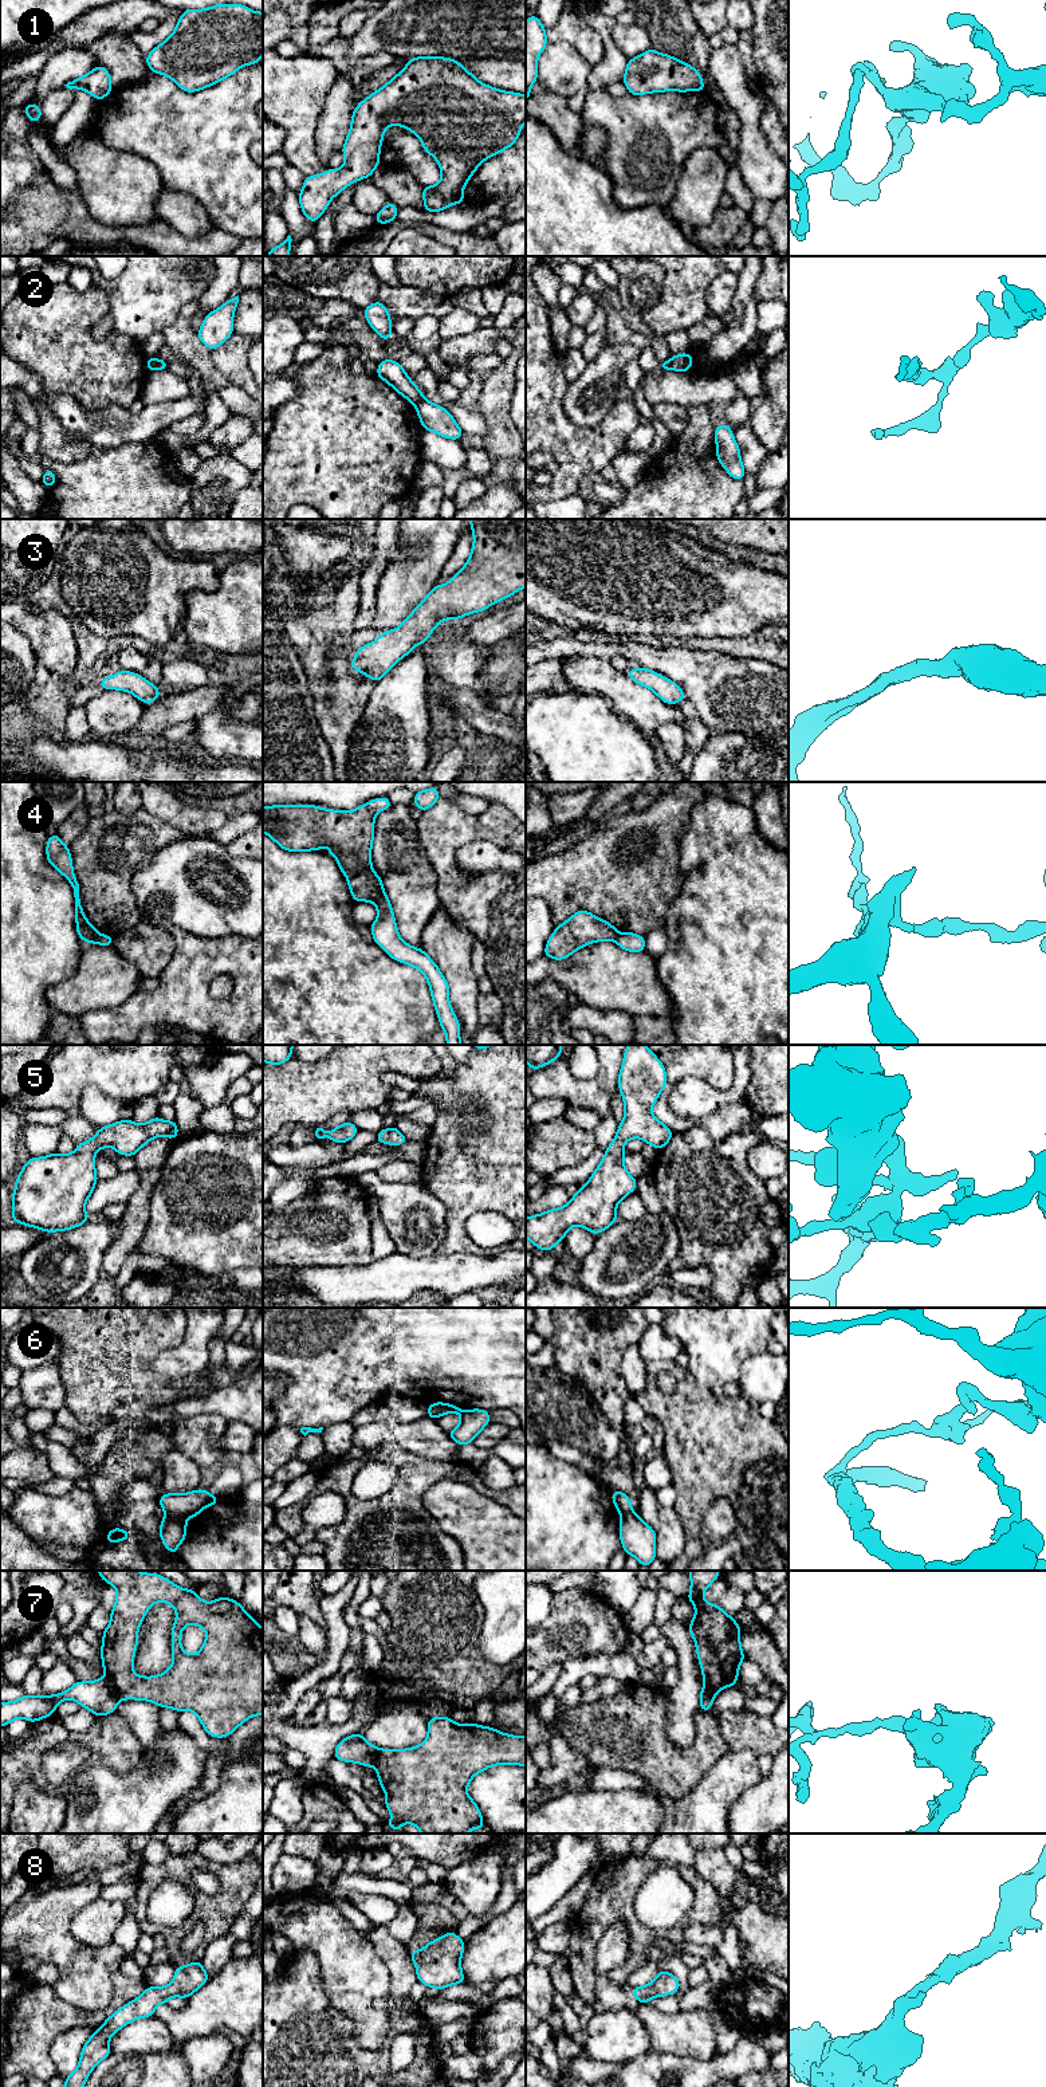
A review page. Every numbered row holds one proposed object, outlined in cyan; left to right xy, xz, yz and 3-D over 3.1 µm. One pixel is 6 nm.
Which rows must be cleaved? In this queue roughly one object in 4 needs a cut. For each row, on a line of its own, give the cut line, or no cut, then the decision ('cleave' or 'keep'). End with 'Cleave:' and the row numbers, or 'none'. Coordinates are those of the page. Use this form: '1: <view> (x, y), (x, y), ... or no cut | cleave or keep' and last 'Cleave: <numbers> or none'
1: no cut | keep
2: xy (154, 358), (157, 368) | cleave
3: no cut | keep
4: xz (370, 868), (347, 877) | cleave
5: no cut | keep
6: xy (166, 1513), (175, 1513), (184, 1518) | cleave
7: xy (106, 1677), (121, 1698) | cleave
8: no cut | keep
Cleave: 2, 4, 6, 7

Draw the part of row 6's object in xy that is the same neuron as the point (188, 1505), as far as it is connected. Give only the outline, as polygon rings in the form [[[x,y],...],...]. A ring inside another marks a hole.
[[[193,1490],[184,1494],[165,1493],[158,1504],[166,1514],[176,1514],[184,1518],[196,1517],[204,1510],[209,1501],[209,1490]]]

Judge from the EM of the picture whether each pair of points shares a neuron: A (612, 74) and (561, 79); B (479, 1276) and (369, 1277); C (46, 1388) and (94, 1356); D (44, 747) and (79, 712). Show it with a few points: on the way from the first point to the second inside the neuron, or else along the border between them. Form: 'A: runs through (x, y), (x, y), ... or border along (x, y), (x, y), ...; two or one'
A: border along (593, 66), (585, 89); two
B: runs through (452, 1276), (396, 1277); one
C: border along (55, 1363), (65, 1388), (66, 1404); two
D: border along (85, 738), (69, 742); two

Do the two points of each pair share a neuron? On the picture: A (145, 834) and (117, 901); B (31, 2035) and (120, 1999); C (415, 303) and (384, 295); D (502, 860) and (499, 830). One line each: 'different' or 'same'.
A: same
B: same
C: same
D: different

